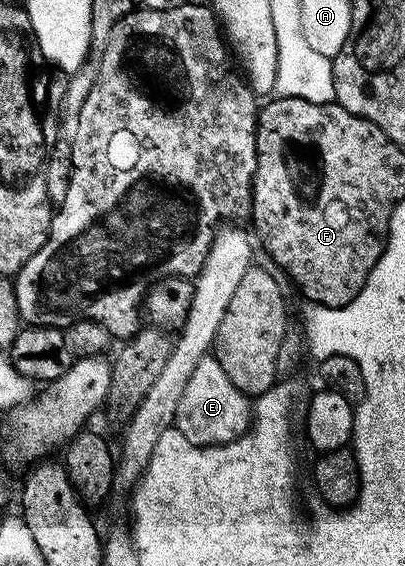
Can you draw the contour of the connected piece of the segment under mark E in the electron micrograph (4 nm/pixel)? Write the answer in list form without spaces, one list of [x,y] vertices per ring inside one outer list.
[[[212,354],[203,355],[179,399],[174,417],[176,430],[181,431],[183,437],[191,441],[191,445],[211,447],[234,443],[248,432],[252,422],[253,403],[250,396],[231,385],[231,377],[223,373],[223,365],[219,365],[219,361]]]

